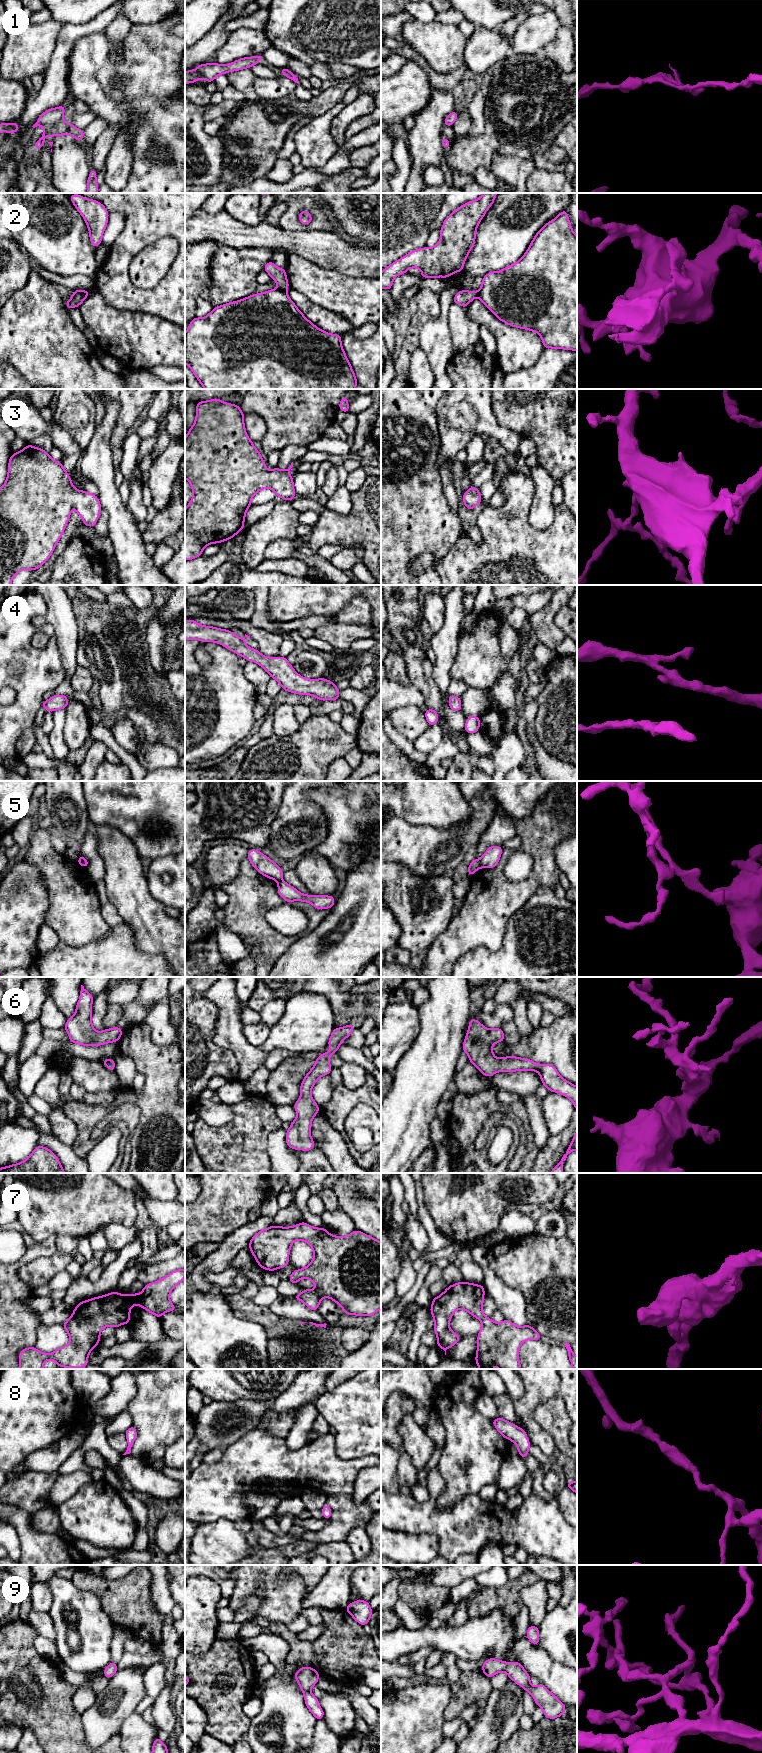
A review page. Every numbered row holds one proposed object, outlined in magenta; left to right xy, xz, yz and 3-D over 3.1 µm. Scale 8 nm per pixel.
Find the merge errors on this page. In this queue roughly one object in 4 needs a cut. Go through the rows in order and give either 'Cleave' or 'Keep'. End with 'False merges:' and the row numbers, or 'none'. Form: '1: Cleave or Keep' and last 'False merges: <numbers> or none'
1: Keep
2: Cleave
3: Keep
4: Keep
5: Cleave
6: Keep
7: Keep
8: Keep
9: Keep
False merges: 2, 5

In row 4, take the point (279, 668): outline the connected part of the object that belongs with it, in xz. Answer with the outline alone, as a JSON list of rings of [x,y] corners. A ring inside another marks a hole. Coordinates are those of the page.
[[[185,620],[185,640],[196,639],[203,642],[216,642],[244,657],[256,662],[276,679],[282,687],[295,694],[313,695],[320,701],[338,700],[340,690],[335,683],[325,679],[307,679],[297,674],[286,657],[266,657],[257,649],[248,647],[244,638],[211,626],[202,626],[194,620]]]

